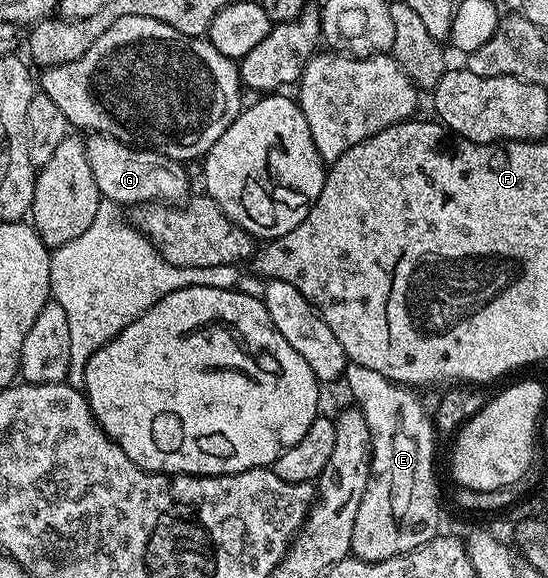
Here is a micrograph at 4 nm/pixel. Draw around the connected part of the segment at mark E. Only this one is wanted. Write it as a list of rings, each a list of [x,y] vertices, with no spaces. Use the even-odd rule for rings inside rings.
[[[349,364],[348,368],[345,369],[343,380],[348,381],[349,387],[352,388],[352,393],[356,396],[357,401],[355,401],[355,404],[363,413],[368,424],[368,430],[372,433],[372,459],[368,475],[368,486],[366,487],[366,495],[362,495],[362,503],[358,507],[358,519],[354,519],[354,539],[352,540],[351,556],[363,561],[385,561],[391,557],[396,557],[399,553],[409,553],[411,549],[422,547],[434,535],[434,529],[431,529],[428,525],[436,525],[440,521],[440,493],[436,490],[436,449],[438,449],[436,430],[430,420],[429,410],[424,410],[423,403],[412,394],[415,392],[411,388],[378,375],[378,371],[370,371],[370,367],[353,364]]]

